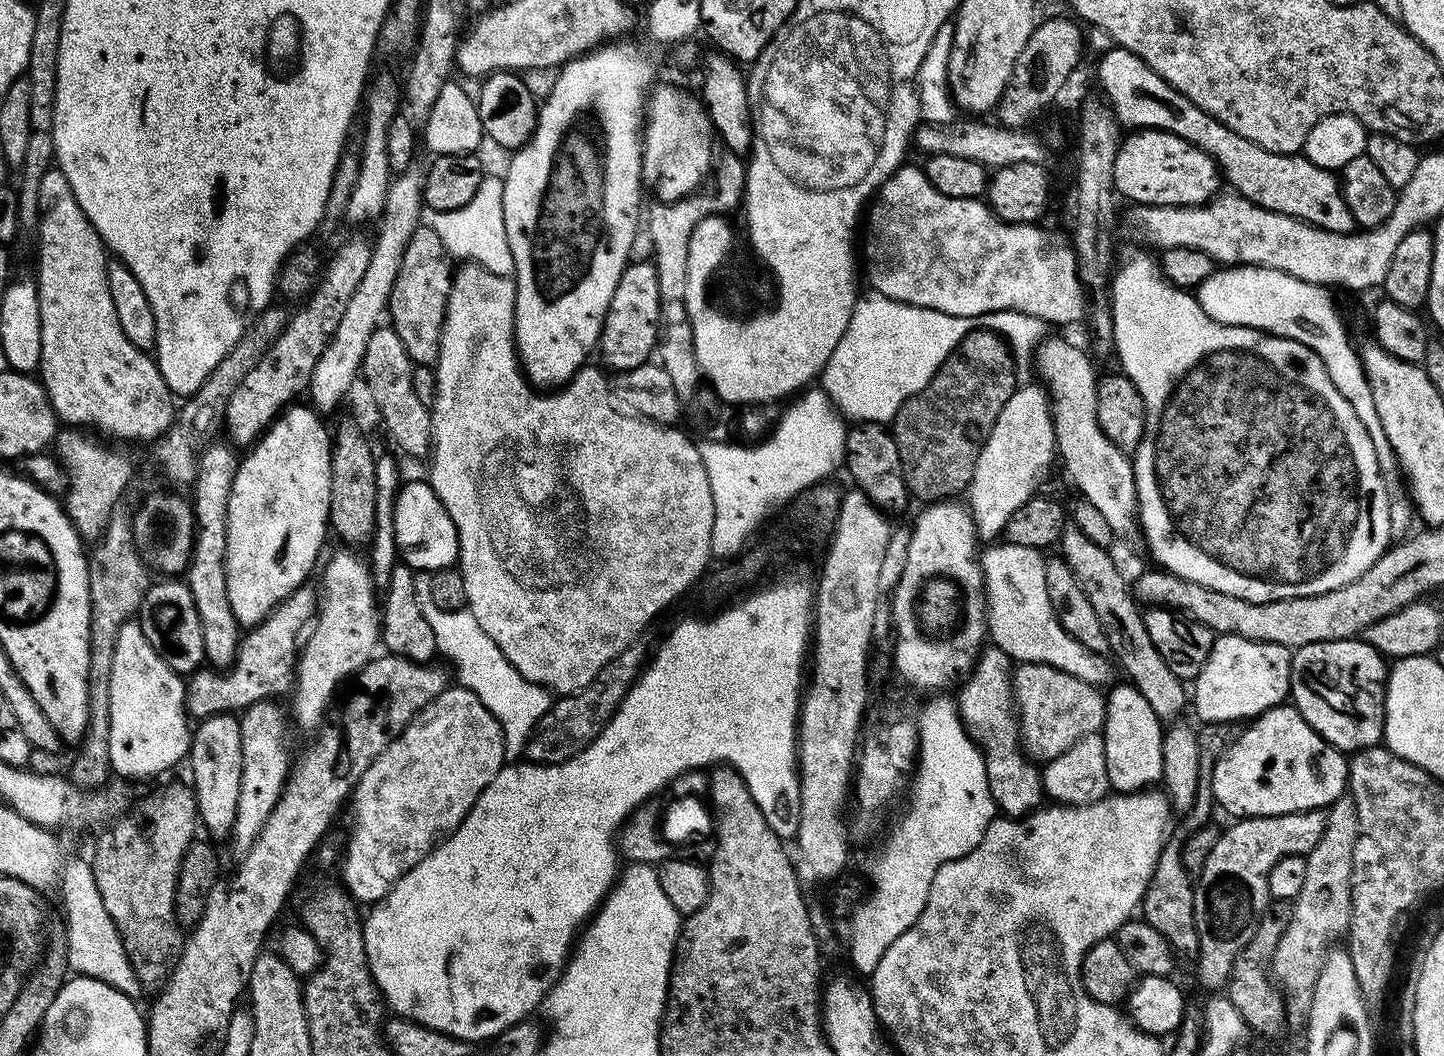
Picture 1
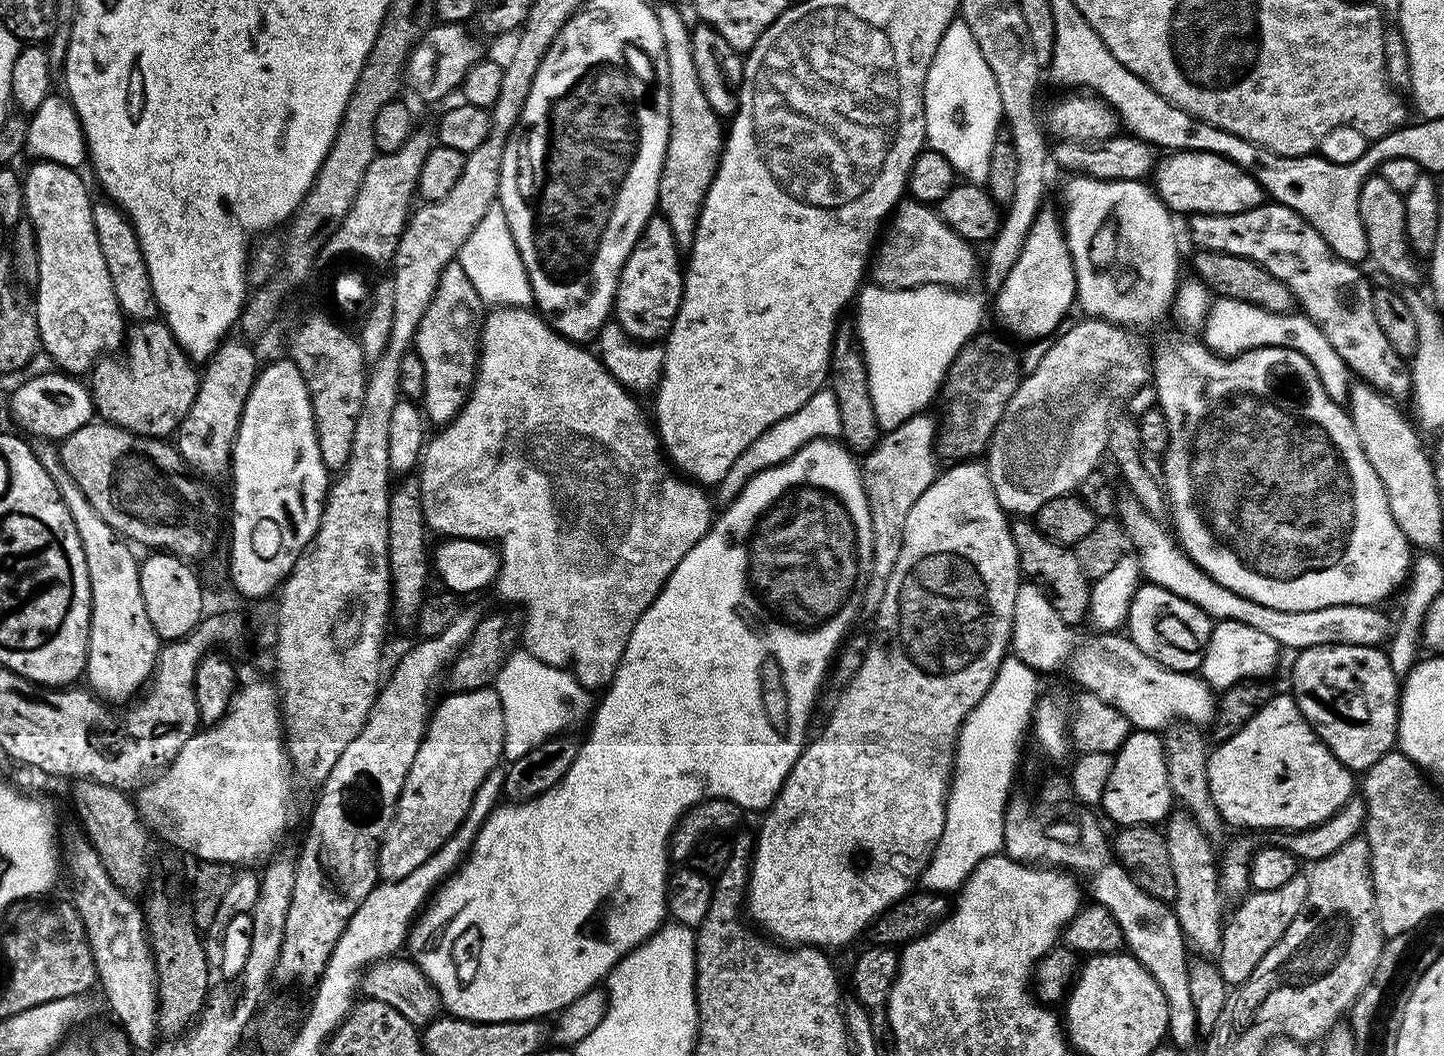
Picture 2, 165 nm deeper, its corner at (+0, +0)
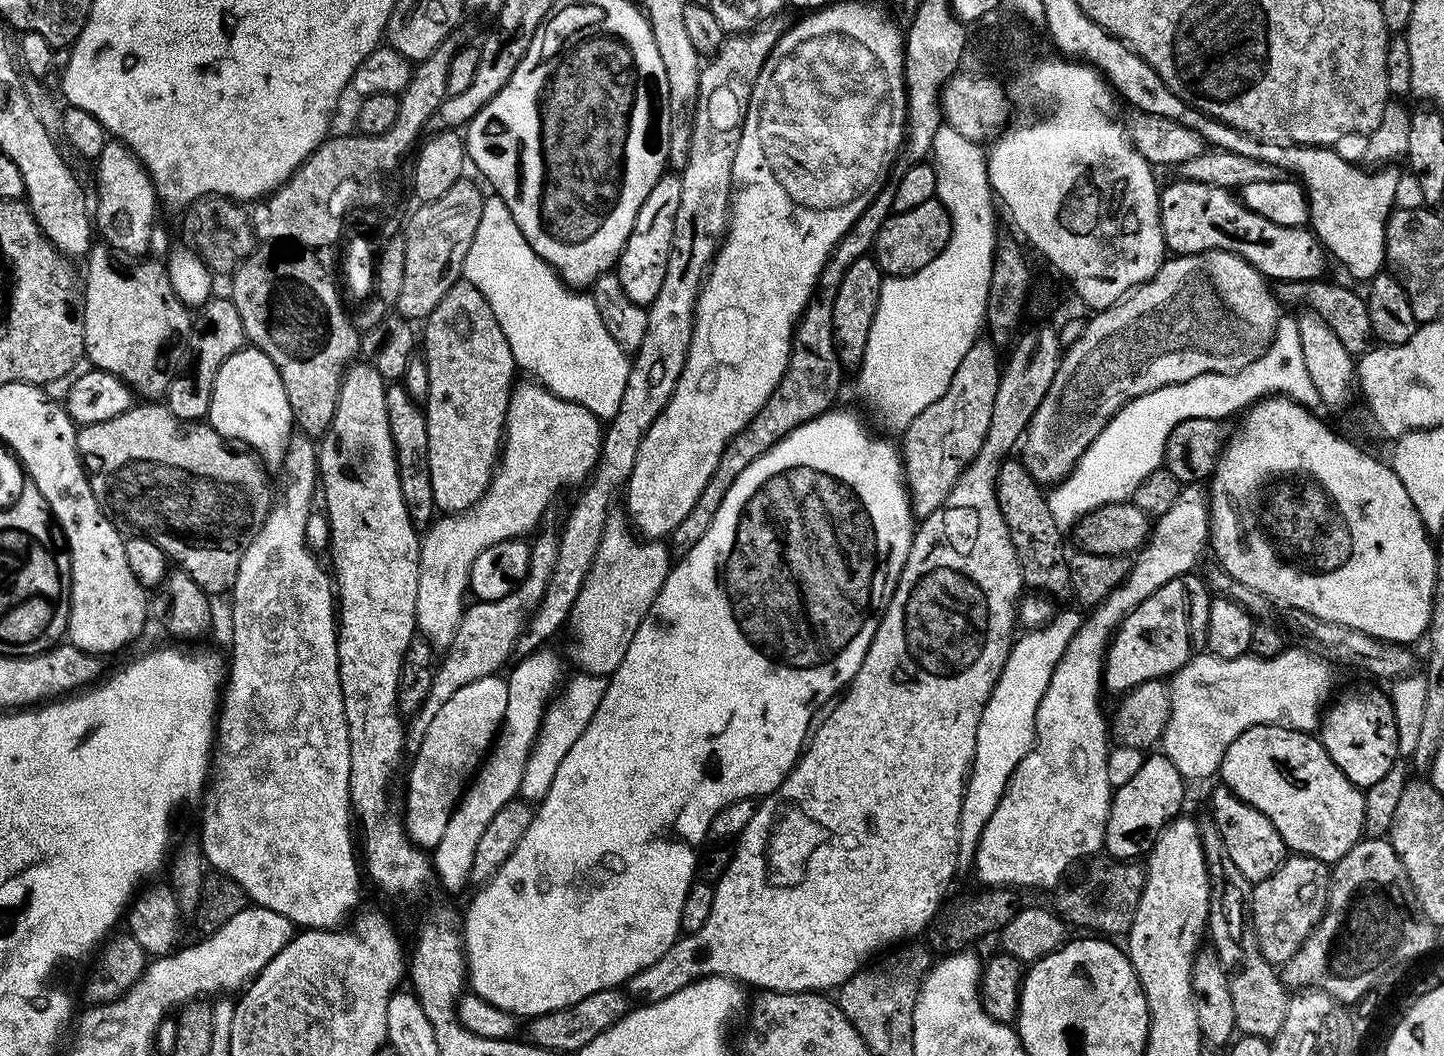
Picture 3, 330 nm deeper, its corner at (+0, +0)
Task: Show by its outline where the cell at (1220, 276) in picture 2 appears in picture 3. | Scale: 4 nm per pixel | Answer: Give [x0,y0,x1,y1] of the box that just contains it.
[1274,278,1374,358]

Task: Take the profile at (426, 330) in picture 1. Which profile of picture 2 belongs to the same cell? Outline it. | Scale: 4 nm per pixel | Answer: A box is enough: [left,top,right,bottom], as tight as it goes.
[414,262,482,426]

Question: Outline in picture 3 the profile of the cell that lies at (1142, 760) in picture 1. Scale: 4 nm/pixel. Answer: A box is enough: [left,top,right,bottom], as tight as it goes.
[1104,754,1186,862]

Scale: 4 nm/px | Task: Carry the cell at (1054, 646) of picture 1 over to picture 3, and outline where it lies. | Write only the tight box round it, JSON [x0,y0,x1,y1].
[1162,647,1333,781]

